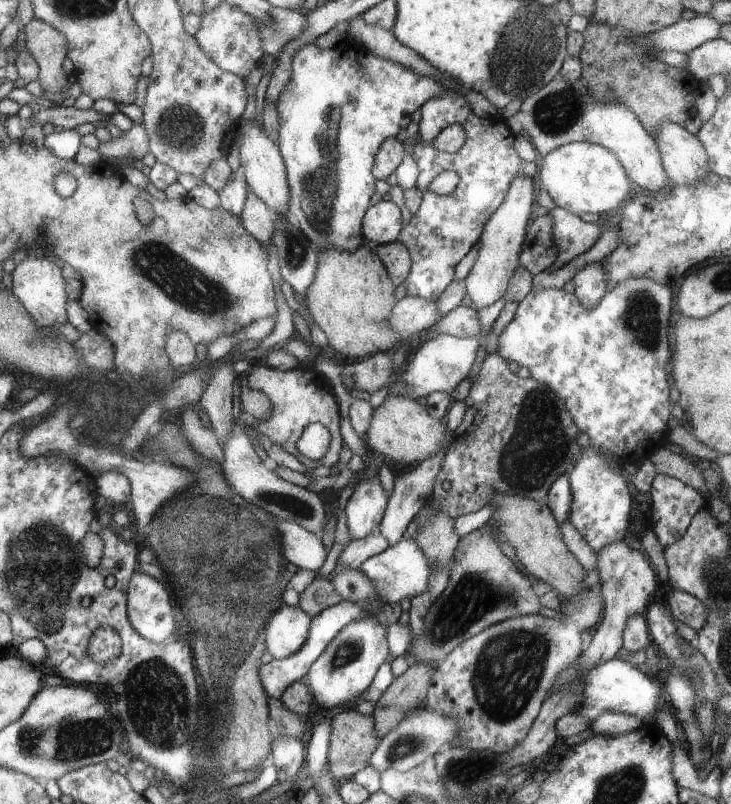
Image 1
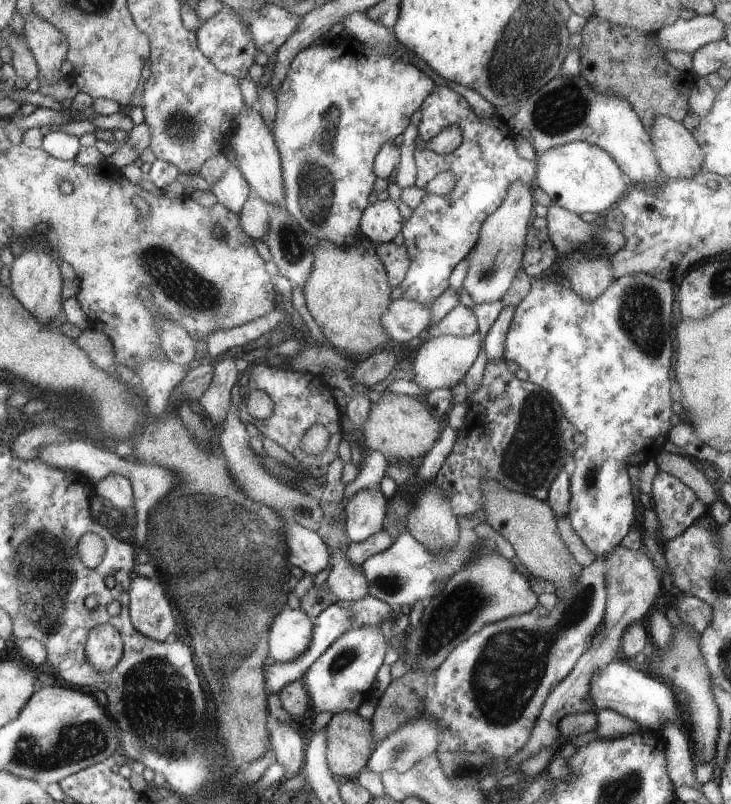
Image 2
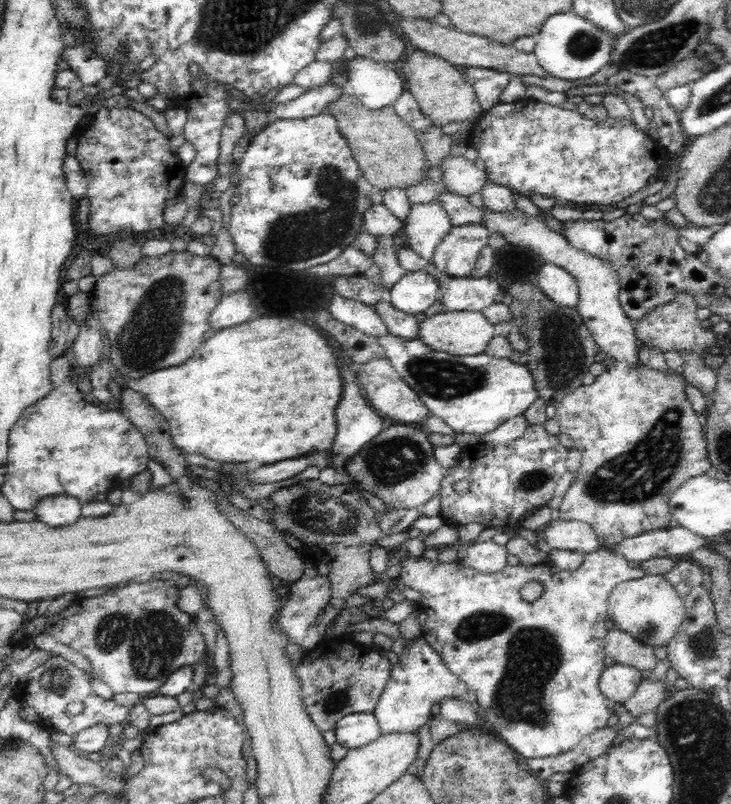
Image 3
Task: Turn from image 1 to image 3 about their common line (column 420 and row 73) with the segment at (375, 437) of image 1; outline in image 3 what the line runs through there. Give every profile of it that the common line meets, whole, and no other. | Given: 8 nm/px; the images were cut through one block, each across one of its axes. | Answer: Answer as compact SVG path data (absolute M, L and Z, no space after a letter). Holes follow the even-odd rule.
M416 49L406 60L399 63L399 71L408 88L432 125L444 126L453 122L470 125L482 116L483 108L479 104L474 87L464 78L463 71L442 56Z

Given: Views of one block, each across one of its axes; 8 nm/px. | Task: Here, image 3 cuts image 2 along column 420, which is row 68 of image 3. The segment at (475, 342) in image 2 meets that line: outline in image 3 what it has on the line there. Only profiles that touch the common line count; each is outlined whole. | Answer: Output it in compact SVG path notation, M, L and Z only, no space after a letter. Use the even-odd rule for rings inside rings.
M356 56L344 65L347 82L343 94L355 96L366 109L374 111L392 106L406 87L399 69L388 69L385 63L372 58Z

